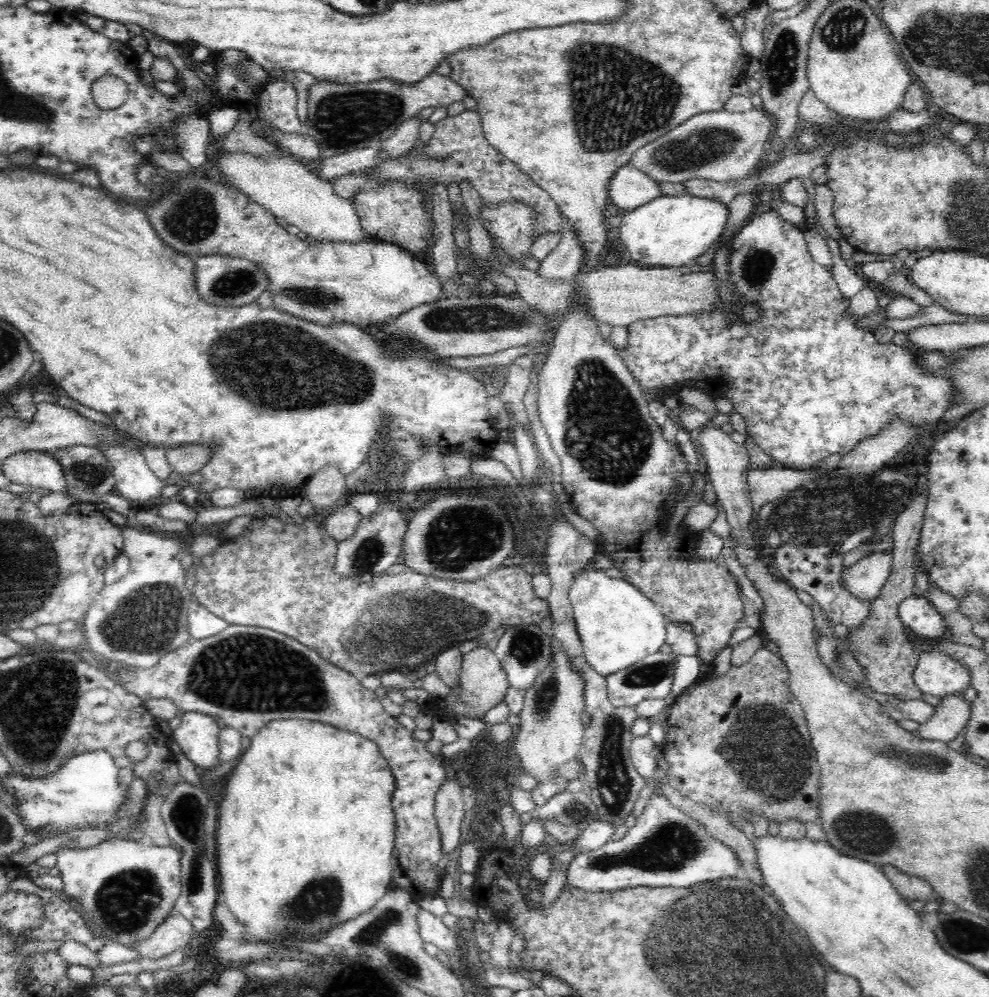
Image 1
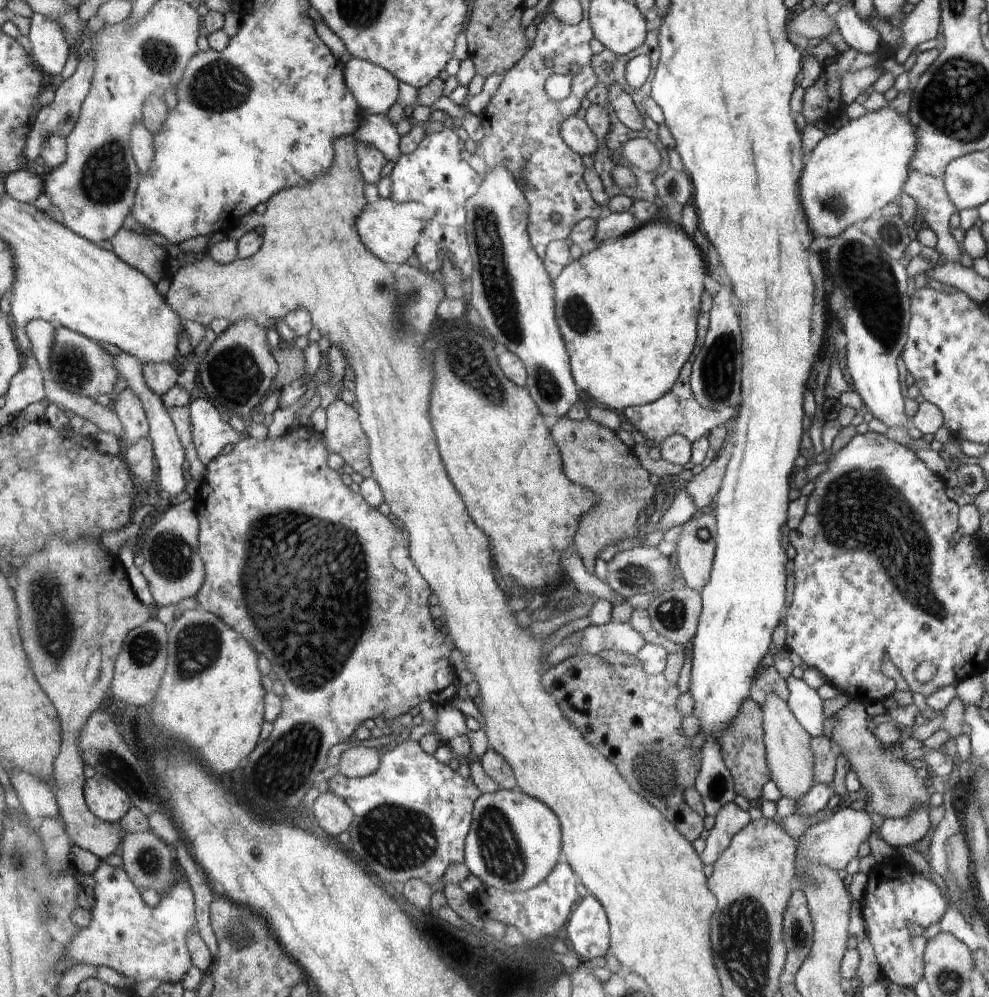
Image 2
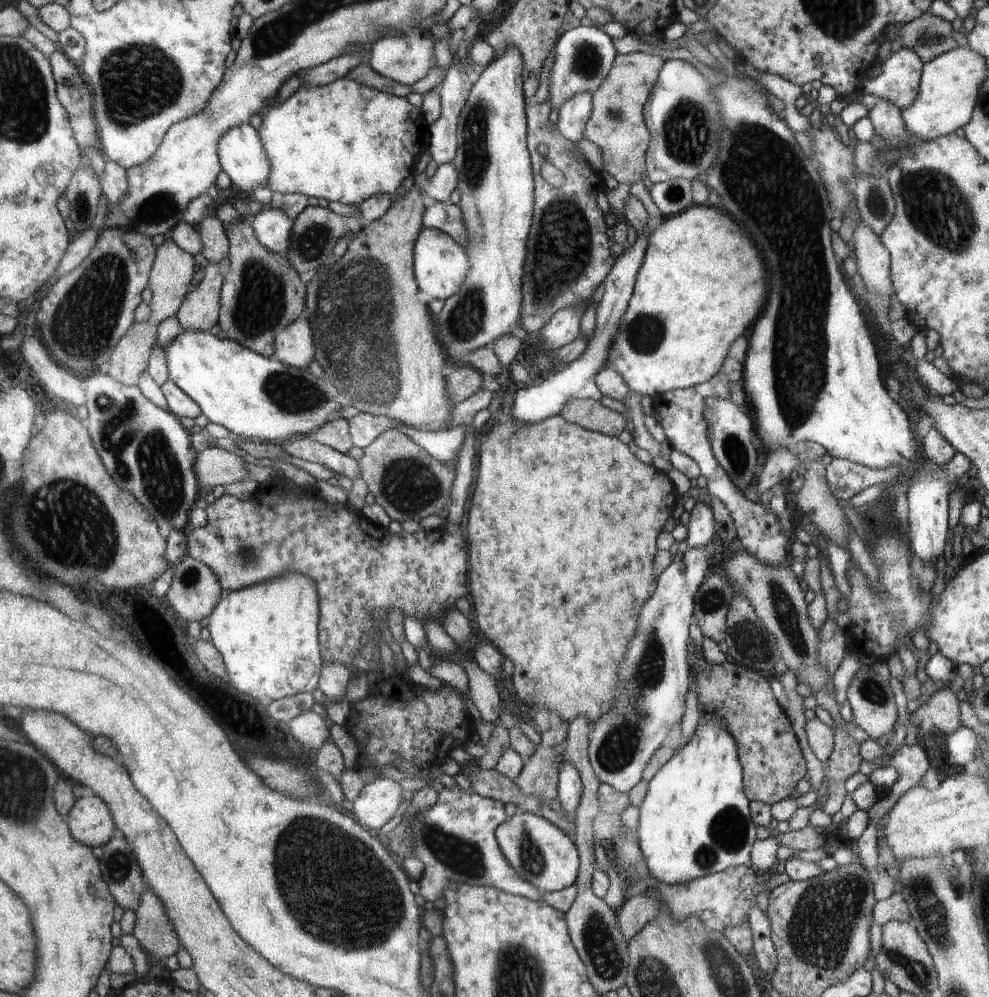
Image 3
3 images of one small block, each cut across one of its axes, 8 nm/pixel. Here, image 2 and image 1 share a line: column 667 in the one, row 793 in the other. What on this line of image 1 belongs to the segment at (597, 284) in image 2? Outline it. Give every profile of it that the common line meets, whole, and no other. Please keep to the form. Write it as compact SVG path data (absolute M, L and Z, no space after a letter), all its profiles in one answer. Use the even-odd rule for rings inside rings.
M278 719L268 721L252 738L250 748L239 757L232 770L224 798L218 802L218 820L215 830L217 850L215 854L218 893L226 906L245 927L244 939L262 941L277 946L282 952L291 953L293 942L312 940L338 923L350 920L363 912L368 912L380 898L392 888L392 870L395 864L396 816L392 807L392 795L396 791L396 778L389 763L384 759L379 747L354 732L338 729L330 724L308 719Z

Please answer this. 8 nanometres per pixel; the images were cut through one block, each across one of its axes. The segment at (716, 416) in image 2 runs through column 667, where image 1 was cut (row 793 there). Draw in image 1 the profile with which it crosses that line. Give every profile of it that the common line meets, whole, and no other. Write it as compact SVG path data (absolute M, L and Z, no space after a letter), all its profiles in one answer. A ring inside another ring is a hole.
M229 624L222 632L215 634L214 636L209 636L205 639L195 640L193 643L187 643L183 647L172 649L167 655L161 656L158 663L152 665L150 668L138 668L138 667L124 667L124 666L112 666L108 670L112 677L117 681L122 682L124 690L130 695L136 695L144 700L152 700L152 698L167 698L174 702L174 704L179 708L181 713L190 711L202 711L203 713L208 713L213 717L219 719L221 718L226 726L233 728L239 732L242 736L248 736L250 739L268 722L271 720L278 719L308 719L312 721L320 721L324 724L330 724L338 729L344 729L346 731L354 732L360 736L368 737L371 741L379 747L381 754L384 759L389 763L391 767L391 772L396 778L396 791L392 795L392 807L394 808L394 813L396 816L396 844L394 846L394 858L395 864L392 870L392 881L391 885L393 888L400 888L401 890L406 890L416 902L422 900L427 895L438 895L441 886L440 870L436 868L436 863L440 860L444 854L441 847L441 834L438 829L438 823L436 823L435 816L435 798L440 791L441 785L447 780L445 768L443 767L443 762L445 757L443 755L432 755L428 753L428 742L423 740L416 741L413 738L412 731L408 728L400 725L396 721L396 716L390 715L384 707L382 707L382 702L380 698L374 693L374 690L364 688L362 683L358 681L358 678L354 677L349 671L345 671L343 668L337 667L330 661L321 657L315 650L304 646L300 641L293 639L290 636L286 636L284 633L276 632L270 628L255 627L252 625L241 625L241 624Z

